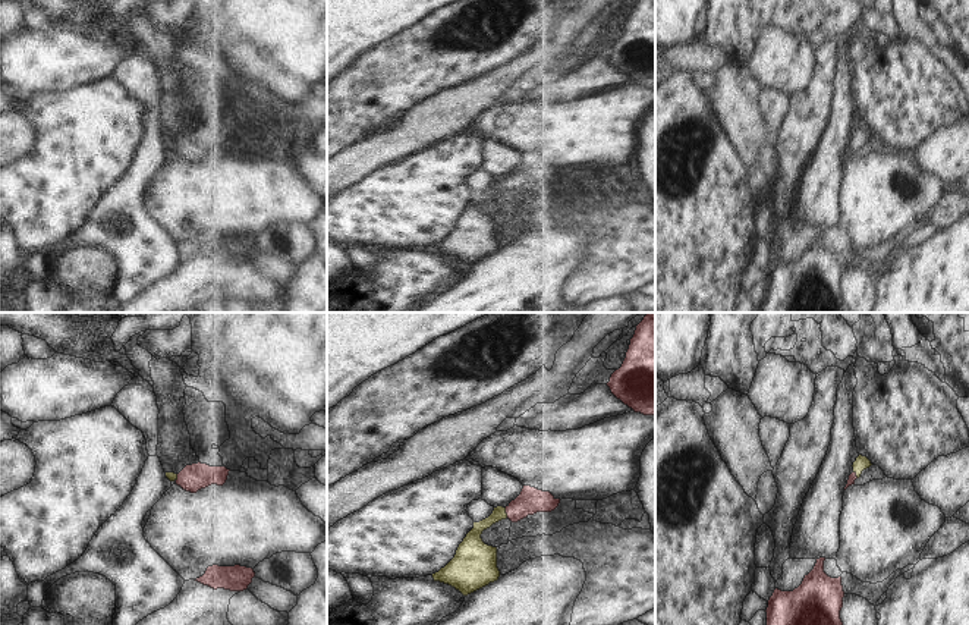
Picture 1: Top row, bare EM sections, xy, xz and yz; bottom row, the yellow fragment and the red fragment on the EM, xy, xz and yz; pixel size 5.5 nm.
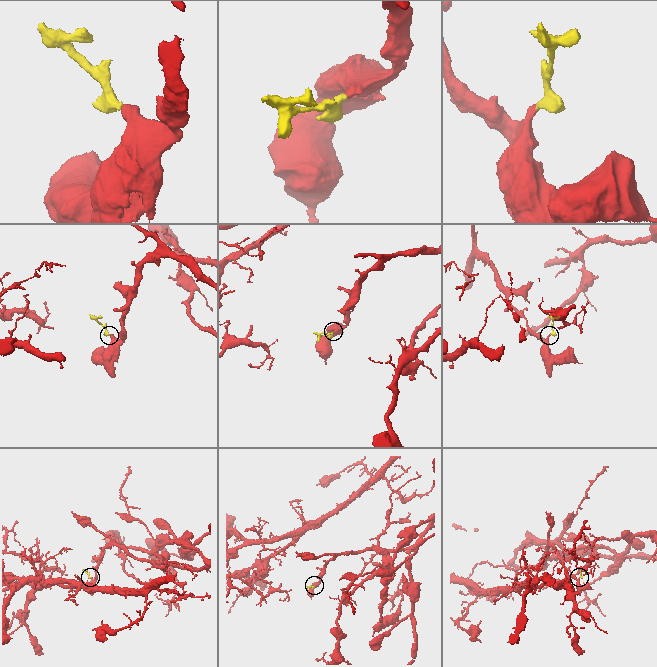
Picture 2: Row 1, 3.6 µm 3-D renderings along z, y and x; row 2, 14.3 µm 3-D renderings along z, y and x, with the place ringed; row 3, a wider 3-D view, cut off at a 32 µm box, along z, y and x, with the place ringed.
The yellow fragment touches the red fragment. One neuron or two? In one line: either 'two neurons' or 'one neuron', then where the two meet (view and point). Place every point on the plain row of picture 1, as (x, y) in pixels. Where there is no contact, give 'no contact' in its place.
one neuron; contact xz (505, 184)

